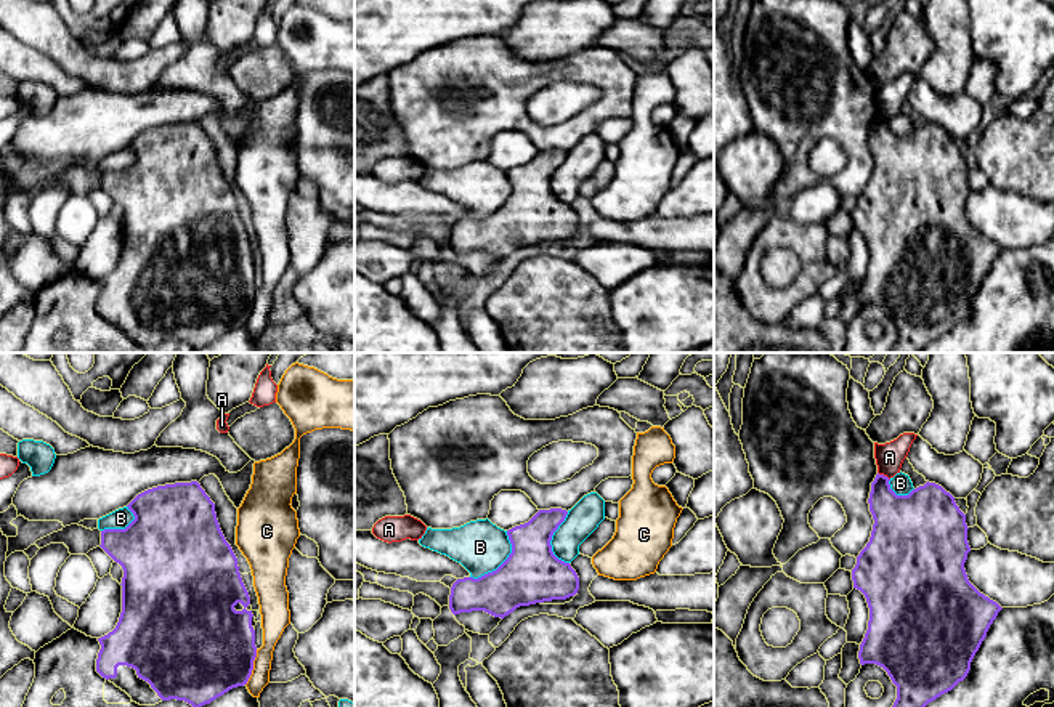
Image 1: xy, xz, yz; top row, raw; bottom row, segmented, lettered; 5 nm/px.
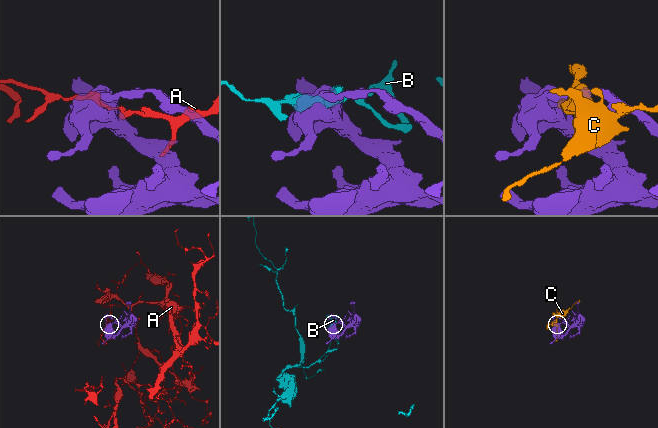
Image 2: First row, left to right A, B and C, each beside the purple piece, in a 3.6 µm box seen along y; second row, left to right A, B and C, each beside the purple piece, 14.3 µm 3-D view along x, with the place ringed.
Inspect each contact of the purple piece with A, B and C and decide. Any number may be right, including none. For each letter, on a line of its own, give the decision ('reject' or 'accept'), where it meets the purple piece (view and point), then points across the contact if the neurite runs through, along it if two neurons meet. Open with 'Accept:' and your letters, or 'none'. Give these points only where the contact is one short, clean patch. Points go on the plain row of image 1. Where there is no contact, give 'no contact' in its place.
Accept: none
A: reject | yz (883, 116) | along yz (878, 113), (889, 121)
B: reject | xz (502, 204)
C: reject | xy (252, 308)

